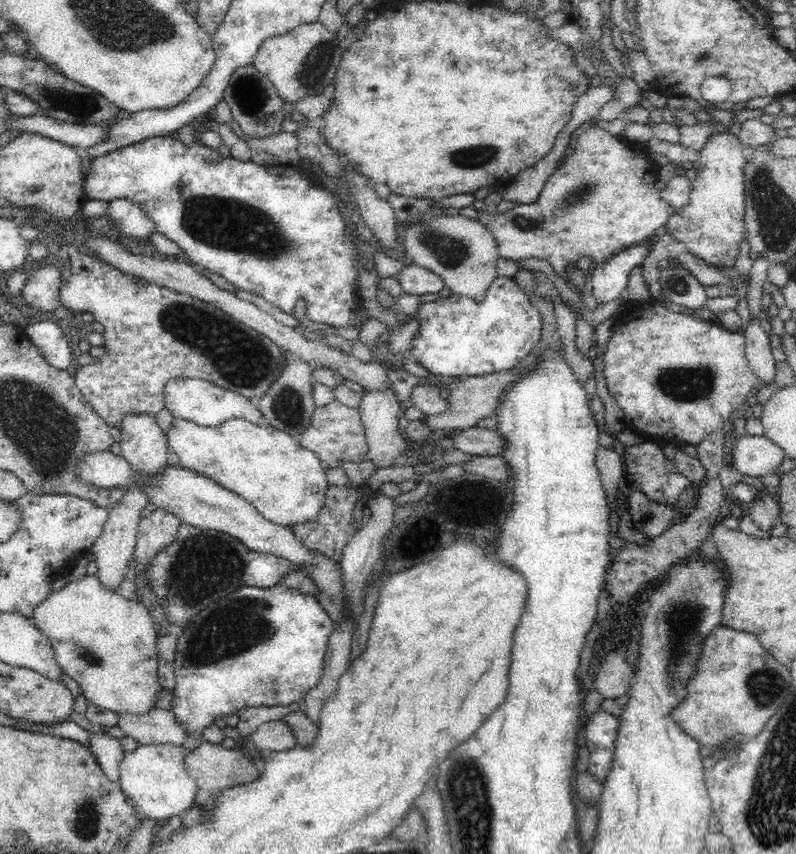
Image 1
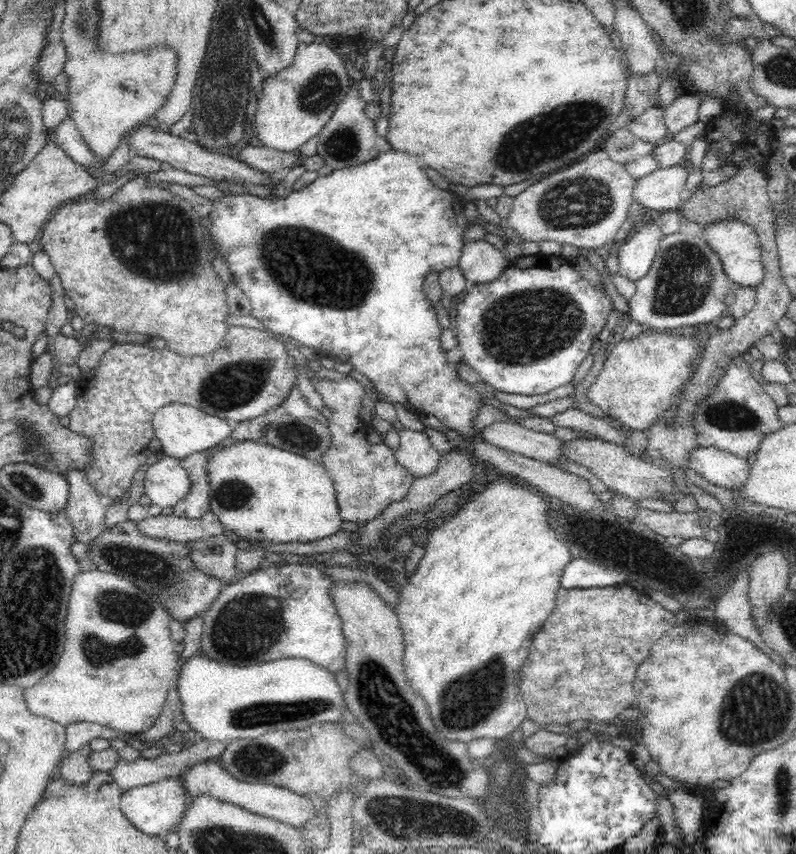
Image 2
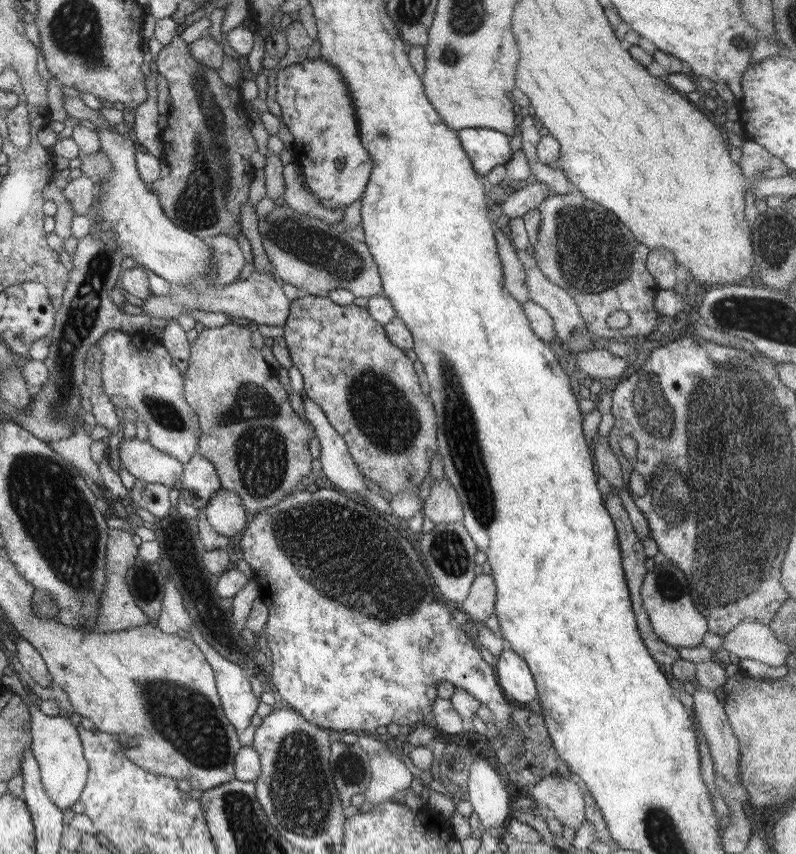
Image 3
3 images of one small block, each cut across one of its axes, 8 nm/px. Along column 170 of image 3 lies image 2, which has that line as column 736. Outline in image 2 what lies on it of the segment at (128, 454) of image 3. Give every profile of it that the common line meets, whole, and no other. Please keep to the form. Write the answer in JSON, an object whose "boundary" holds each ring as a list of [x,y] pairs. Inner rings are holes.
{"boundary":[[[697,445],[688,454],[688,468],[724,489],[738,490],[748,478],[748,462],[714,447]]]}

